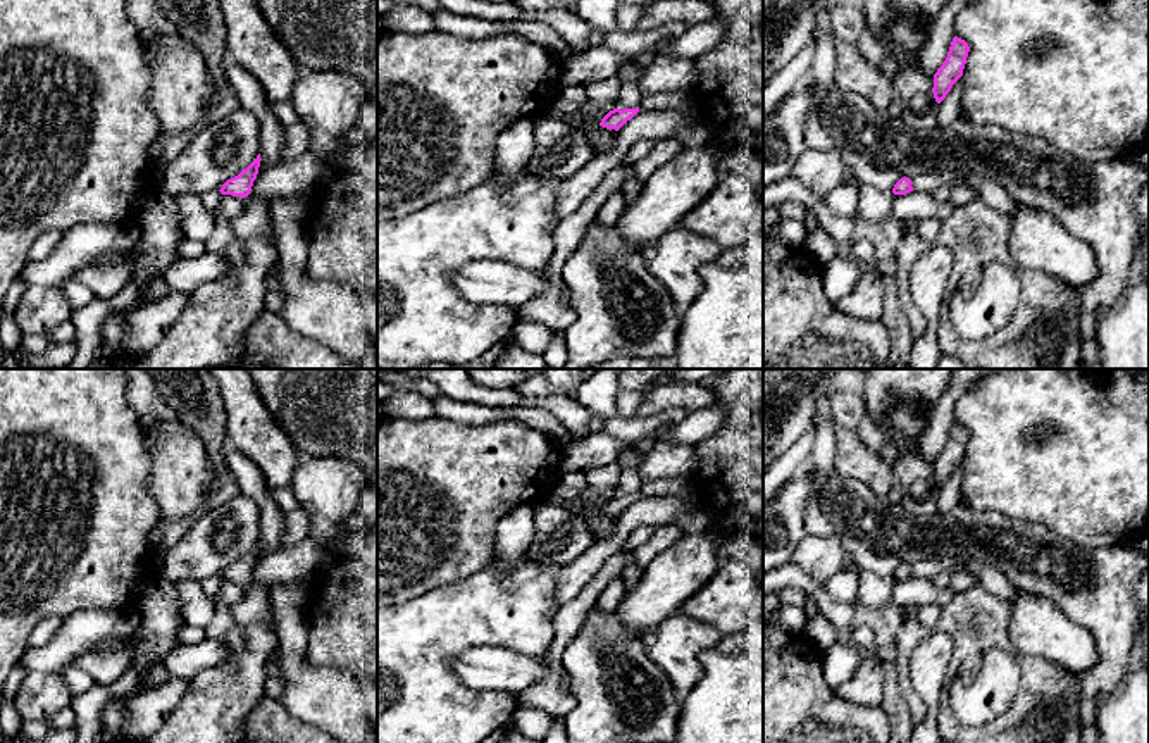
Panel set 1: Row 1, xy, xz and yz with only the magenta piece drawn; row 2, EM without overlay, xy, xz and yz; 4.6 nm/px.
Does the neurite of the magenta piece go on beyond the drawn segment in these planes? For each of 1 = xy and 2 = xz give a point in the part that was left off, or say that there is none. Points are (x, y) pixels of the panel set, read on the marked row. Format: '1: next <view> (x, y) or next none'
1: next none
2: next none

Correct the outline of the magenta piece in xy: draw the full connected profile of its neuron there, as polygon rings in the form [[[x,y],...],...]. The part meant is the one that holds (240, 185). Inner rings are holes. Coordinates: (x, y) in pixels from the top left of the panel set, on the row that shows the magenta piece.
[[[260,153],[238,176],[227,179],[219,191],[222,195],[233,195],[241,198],[248,197],[252,191],[253,181],[257,179],[258,167],[260,167]]]

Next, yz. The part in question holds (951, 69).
[[[954,36],[947,52],[946,60],[934,74],[934,98],[941,103],[951,91],[953,84],[963,76],[970,47],[965,40]]]

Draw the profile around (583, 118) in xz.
[[[587,98],[587,100],[582,103],[581,110],[575,112],[575,114],[567,114],[567,112],[560,110],[558,107],[553,107],[550,112],[551,112],[551,116],[556,117],[556,119],[567,121],[567,122],[570,122],[570,124],[574,124],[574,126],[577,126],[577,128],[581,128],[581,129],[584,129],[584,131],[589,131],[587,128],[589,128],[591,117],[593,117],[594,112],[596,112],[596,107],[594,107],[594,103]]]

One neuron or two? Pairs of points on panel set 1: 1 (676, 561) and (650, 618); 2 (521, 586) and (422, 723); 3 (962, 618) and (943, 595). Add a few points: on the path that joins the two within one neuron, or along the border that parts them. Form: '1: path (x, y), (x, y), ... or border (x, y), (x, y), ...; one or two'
1: path (676, 574), (650, 604); one
2: path (483, 611), (422, 671), (422, 685); one
3: border (956, 593), (943, 607); two

